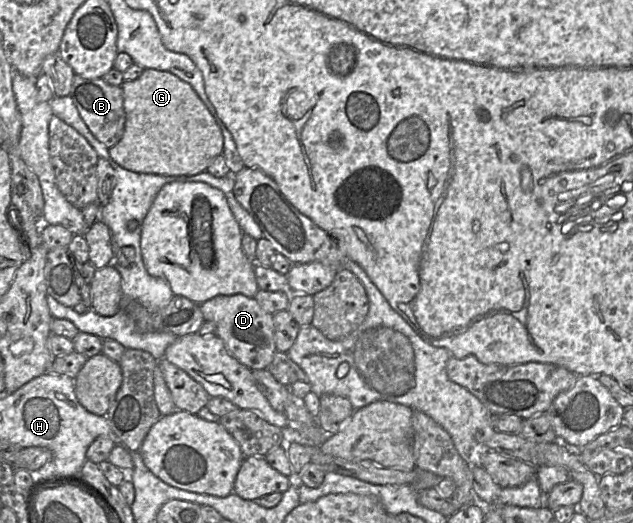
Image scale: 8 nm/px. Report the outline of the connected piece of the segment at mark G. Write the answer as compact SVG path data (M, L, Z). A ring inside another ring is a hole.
M144 69L140 77L121 84L125 112L124 133L120 141L108 149L119 166L137 173L165 176L192 176L205 172L223 152L223 135L213 116L192 86L167 71Z

